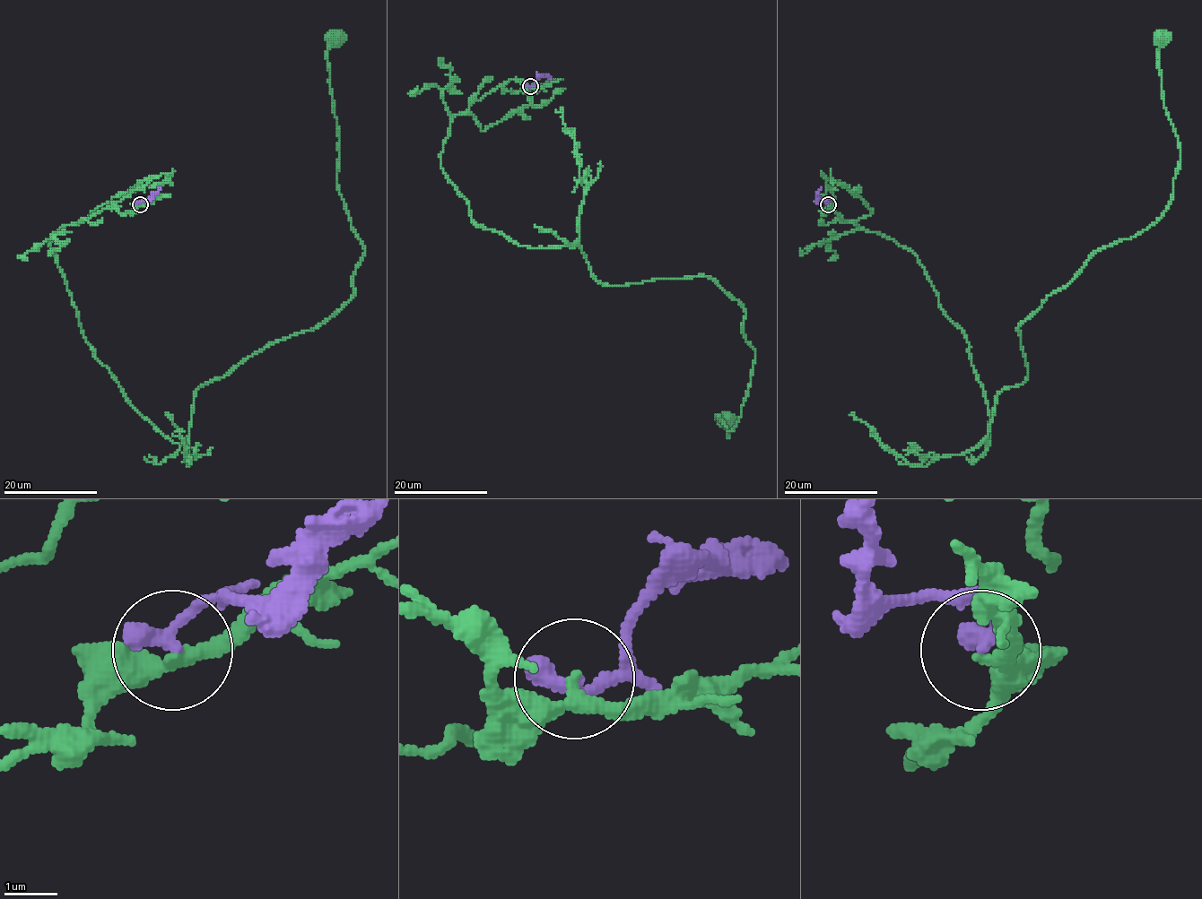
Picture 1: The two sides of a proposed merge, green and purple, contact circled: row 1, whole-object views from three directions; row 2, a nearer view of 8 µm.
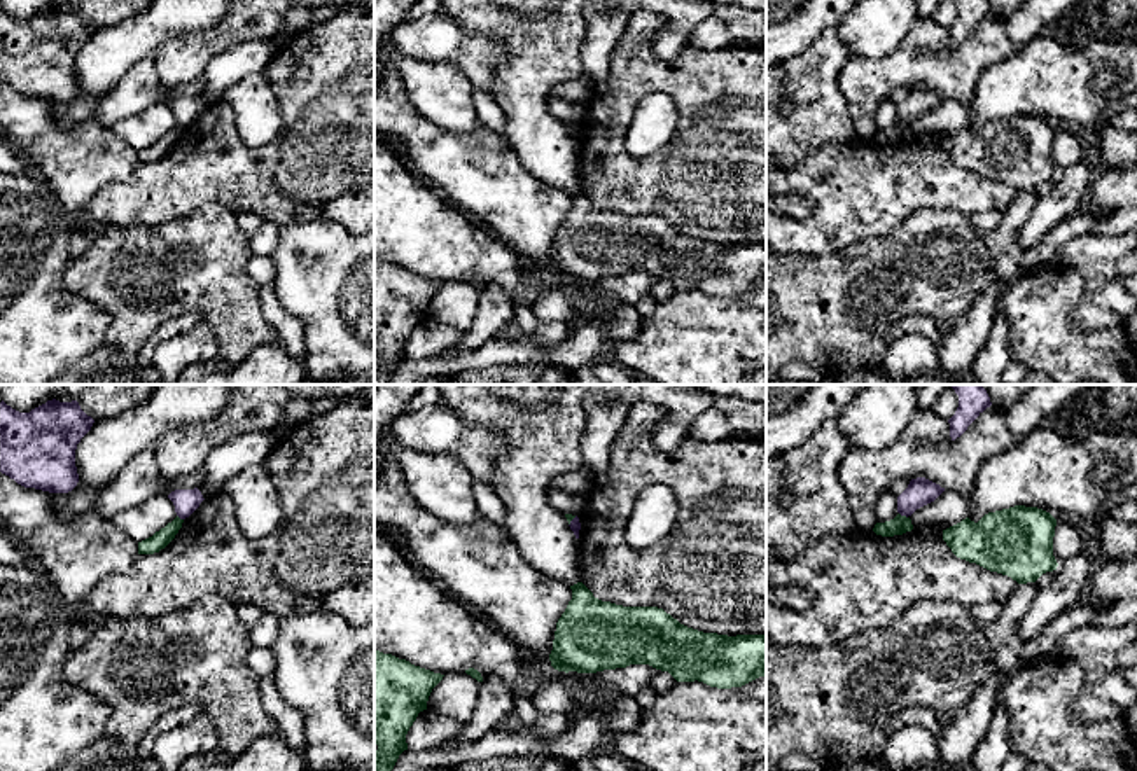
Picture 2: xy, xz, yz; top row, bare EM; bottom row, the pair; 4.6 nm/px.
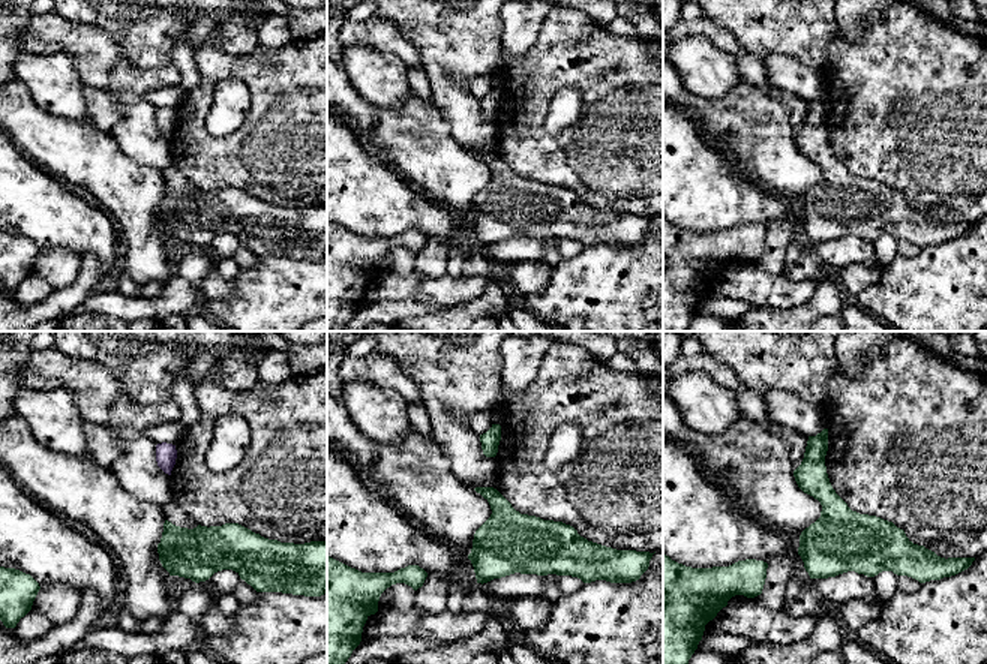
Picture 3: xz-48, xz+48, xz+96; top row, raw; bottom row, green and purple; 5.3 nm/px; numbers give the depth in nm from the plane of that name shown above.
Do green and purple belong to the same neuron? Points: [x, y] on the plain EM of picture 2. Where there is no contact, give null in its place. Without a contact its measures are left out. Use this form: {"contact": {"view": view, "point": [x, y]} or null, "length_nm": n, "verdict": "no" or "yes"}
{"contact": {"view": "yz", "point": [903, 125]}, "length_nm": 50, "verdict": "no"}

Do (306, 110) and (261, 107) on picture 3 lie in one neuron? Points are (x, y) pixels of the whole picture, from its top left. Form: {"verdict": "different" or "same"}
{"verdict": "same"}

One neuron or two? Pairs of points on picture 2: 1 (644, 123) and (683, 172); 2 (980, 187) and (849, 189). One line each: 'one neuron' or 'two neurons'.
1: two neurons
2: one neuron

